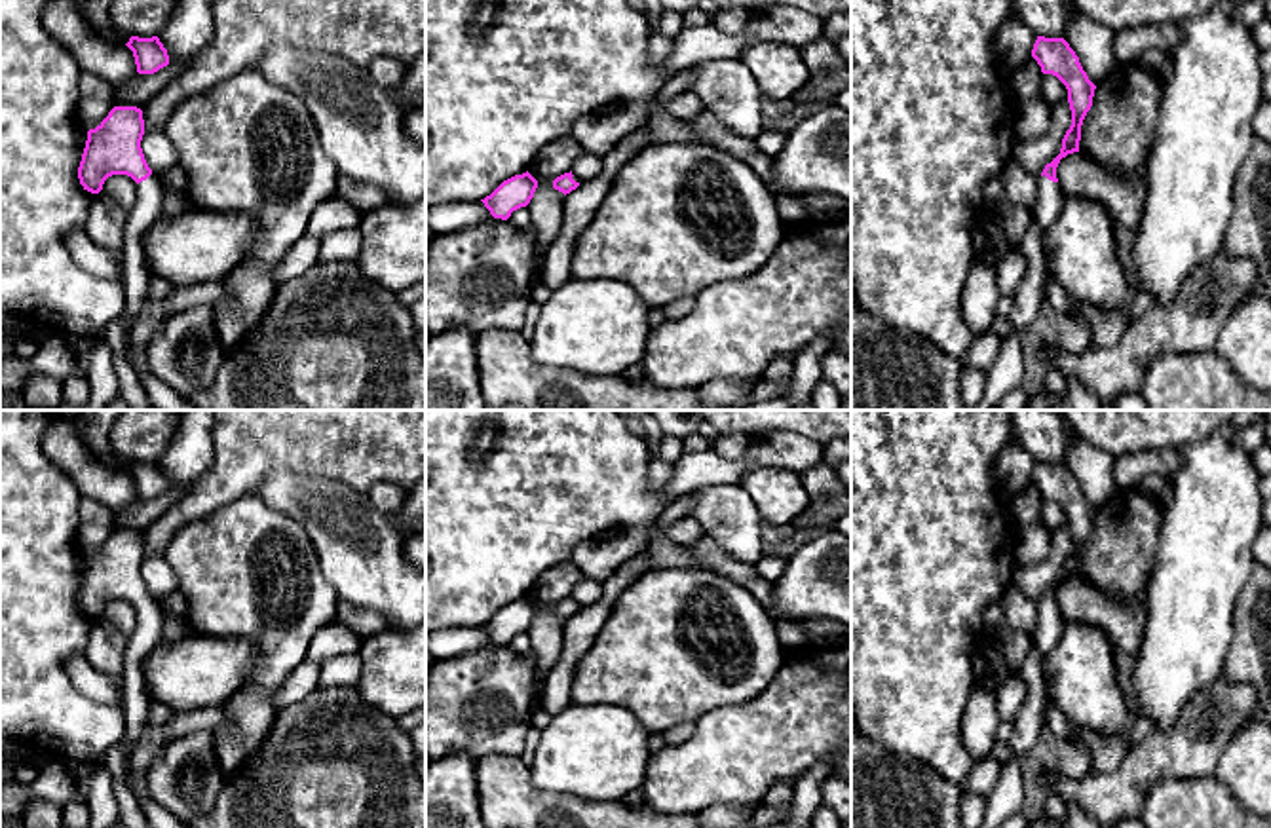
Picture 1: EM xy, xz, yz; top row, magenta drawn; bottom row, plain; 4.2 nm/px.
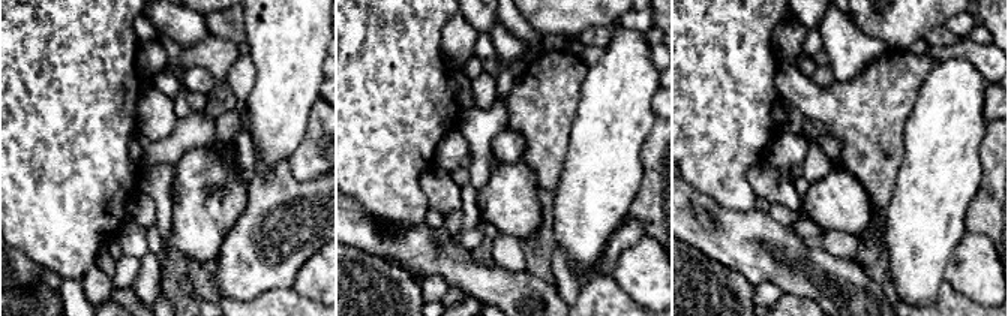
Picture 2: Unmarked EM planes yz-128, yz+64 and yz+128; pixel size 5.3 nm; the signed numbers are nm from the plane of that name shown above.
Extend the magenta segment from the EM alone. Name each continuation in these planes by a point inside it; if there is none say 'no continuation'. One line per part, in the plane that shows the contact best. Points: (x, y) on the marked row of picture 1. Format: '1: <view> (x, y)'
1: yz (1049, 204)

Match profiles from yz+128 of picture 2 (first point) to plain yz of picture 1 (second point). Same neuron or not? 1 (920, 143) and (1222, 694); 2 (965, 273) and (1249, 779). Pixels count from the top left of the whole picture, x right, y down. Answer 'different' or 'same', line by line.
1: different
2: same

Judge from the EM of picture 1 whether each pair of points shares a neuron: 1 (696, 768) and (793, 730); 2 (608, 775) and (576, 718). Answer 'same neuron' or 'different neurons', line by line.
1: same neuron
2: same neuron

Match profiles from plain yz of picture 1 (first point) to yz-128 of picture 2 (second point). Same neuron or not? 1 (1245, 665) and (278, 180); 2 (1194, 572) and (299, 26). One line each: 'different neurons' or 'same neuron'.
1: different neurons
2: same neuron

